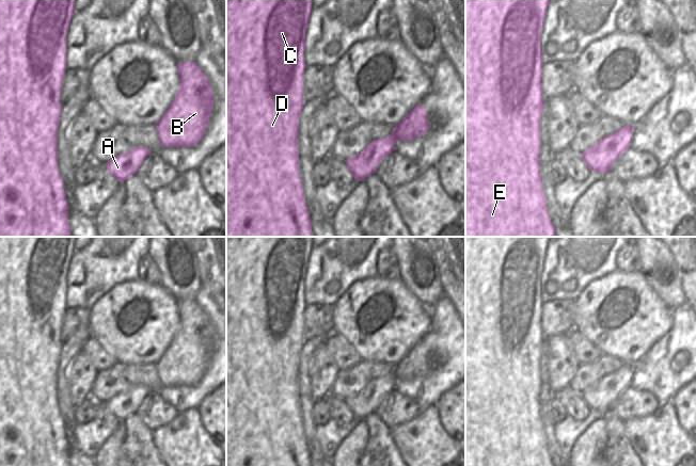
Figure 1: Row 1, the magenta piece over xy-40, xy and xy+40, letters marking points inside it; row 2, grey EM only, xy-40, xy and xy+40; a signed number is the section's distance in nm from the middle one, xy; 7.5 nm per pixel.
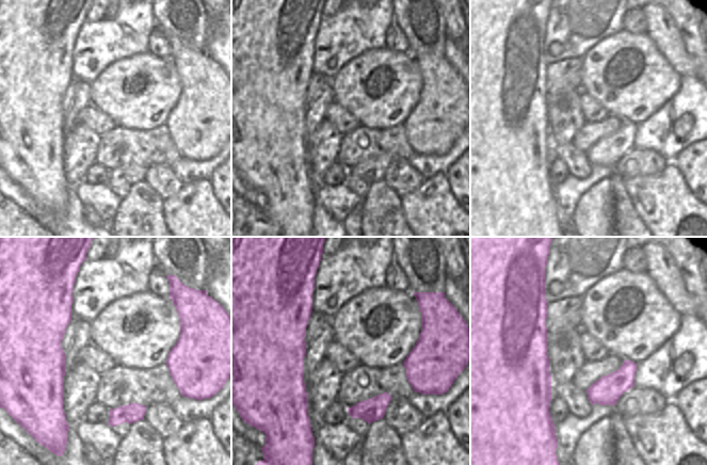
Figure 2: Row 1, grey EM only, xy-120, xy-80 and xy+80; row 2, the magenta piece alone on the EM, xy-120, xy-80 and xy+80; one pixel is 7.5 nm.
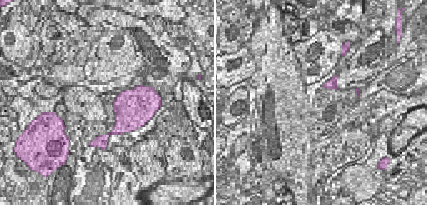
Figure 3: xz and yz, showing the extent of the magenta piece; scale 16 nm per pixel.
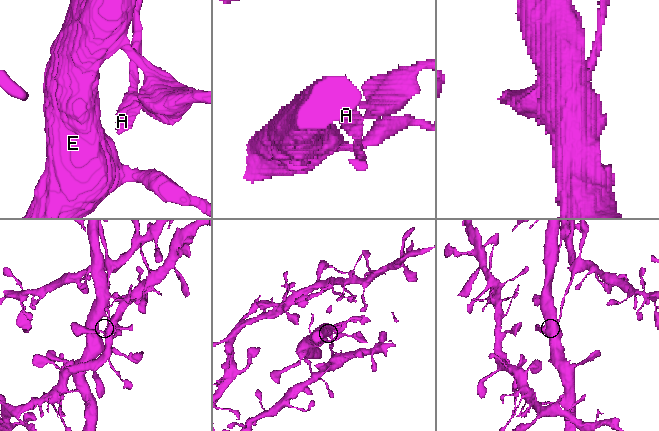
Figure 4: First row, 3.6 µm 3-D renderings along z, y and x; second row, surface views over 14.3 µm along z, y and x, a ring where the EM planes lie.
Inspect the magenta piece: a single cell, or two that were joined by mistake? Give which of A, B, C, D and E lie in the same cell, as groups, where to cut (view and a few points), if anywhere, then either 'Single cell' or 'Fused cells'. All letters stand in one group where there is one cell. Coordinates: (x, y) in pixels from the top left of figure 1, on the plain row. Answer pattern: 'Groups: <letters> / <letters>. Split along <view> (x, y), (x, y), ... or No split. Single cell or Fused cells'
Groups: A / B C D E. Split along xy (393, 372), (397, 379). Fused cells

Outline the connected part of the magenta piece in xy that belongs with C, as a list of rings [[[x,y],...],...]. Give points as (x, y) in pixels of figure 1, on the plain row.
[[[226,237],[226,466],[312,466],[299,413],[299,357],[305,342],[305,272],[312,237]]]

